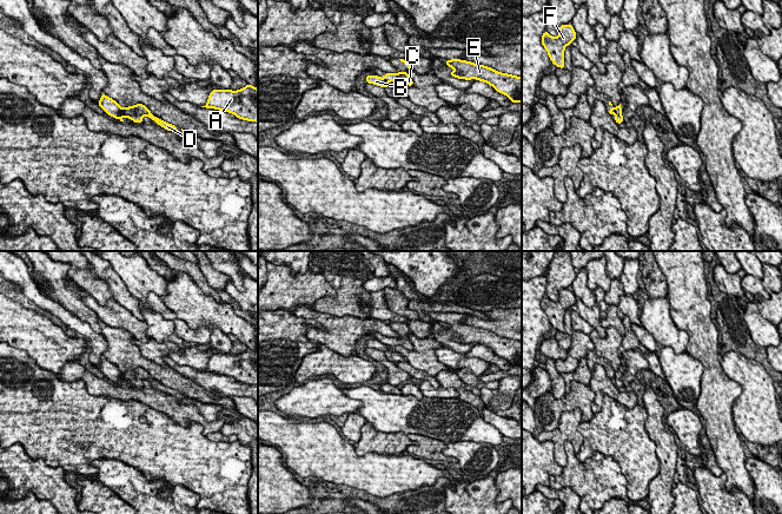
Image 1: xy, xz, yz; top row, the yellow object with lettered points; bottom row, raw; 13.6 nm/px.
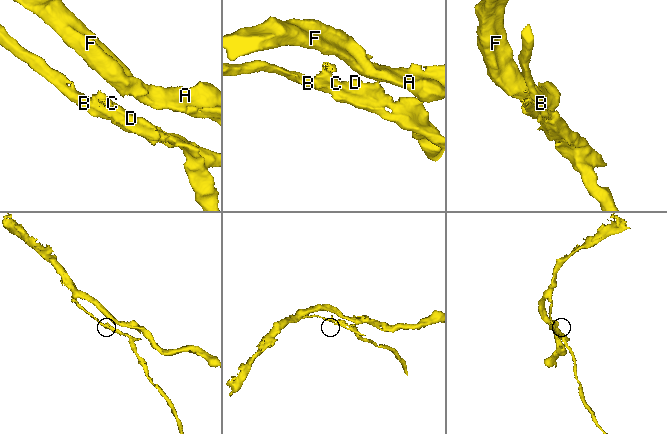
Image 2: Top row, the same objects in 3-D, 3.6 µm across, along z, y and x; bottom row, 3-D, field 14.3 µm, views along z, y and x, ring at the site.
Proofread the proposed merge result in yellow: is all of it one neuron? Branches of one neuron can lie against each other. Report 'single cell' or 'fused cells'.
fused cells

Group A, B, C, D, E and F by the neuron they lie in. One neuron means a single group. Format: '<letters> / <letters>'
A B E F / C D

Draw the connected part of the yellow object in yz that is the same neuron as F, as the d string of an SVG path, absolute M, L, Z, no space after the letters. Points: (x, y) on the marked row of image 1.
M561 25L558 37L551 37L546 31L542 35L542 45L546 50L550 60L557 67L564 68L564 50L576 39L577 33L572 25Z

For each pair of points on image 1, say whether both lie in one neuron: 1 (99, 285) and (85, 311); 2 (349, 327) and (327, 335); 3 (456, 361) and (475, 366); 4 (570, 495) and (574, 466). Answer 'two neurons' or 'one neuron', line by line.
1: two neurons
2: one neuron
3: one neuron
4: two neurons

